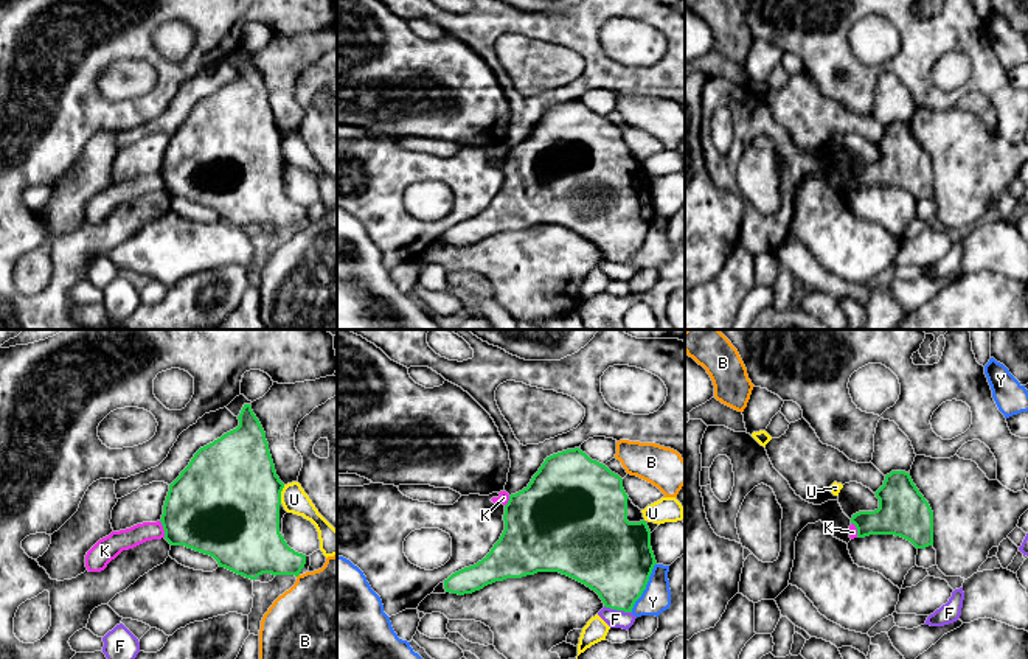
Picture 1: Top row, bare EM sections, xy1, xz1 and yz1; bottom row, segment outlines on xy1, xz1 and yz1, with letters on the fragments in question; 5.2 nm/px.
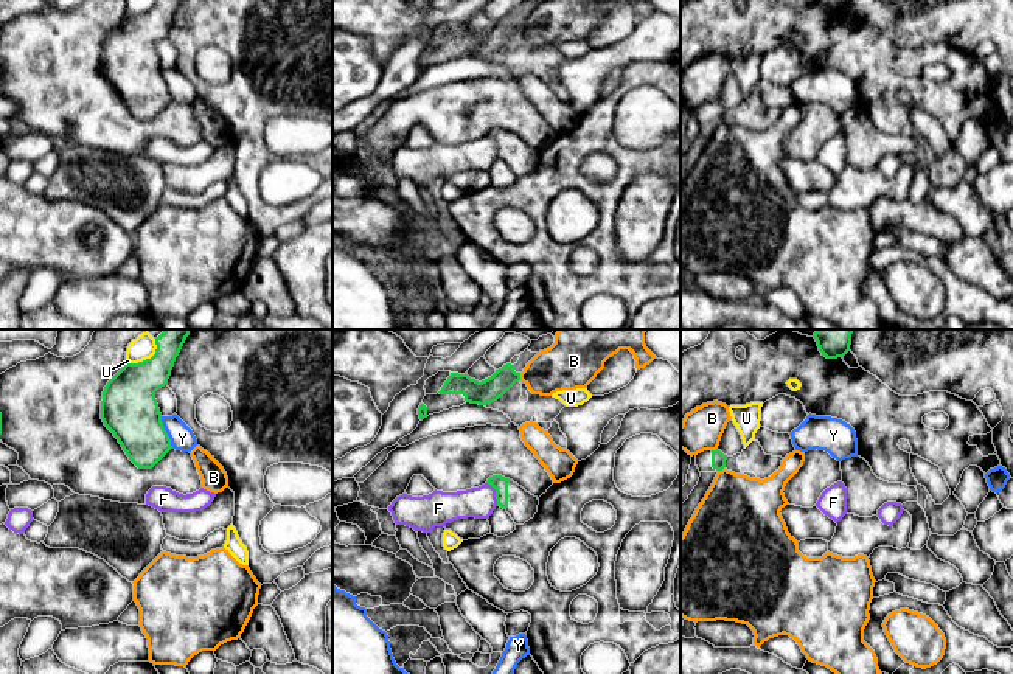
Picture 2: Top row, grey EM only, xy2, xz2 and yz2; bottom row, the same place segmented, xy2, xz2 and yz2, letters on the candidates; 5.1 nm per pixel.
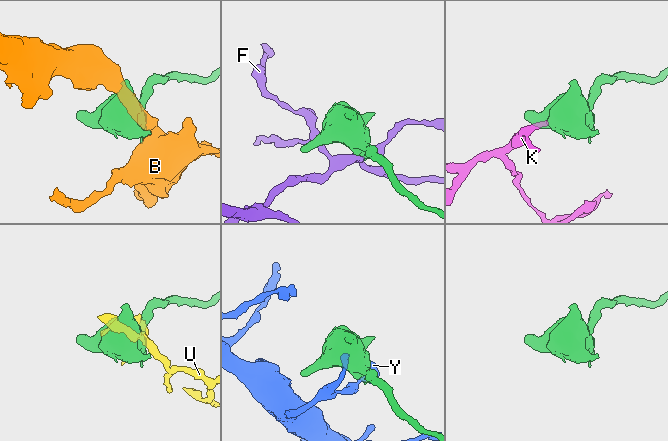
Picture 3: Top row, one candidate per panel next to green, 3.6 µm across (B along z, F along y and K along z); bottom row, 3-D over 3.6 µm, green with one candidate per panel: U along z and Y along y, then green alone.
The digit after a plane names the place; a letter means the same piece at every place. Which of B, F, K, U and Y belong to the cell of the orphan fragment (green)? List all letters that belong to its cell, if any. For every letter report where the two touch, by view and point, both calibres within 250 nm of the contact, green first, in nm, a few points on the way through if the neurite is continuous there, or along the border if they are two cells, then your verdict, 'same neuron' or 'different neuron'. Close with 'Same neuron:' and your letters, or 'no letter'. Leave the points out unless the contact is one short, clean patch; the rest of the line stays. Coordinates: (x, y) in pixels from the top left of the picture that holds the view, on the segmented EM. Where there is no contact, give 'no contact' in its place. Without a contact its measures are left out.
B: meets green in xz2 at (519, 378); 120 nm thick on the green side, 260 nm on the other; border along xz2 (521, 373), (518, 381); different neuron
F: meets green in xz1 at (618, 610); 380 nm thick on the green side, 100 nm on the other; different neuron
K: meets green in xy1 at (163, 529); 440 nm thick on the green side, 110 nm on the other; border along xy1 (159, 521), (165, 536); different neuron
U: meets green in xy2 at (146, 359); 280 nm thick on the green side, 120 nm on the other; different neuron
Y: meets green in xz1 at (645, 588); 400 nm thick on the green side, 150 nm on the other; border along xz1 (656, 563), (646, 588), (631, 611); different neuron
Same neuron: no letter

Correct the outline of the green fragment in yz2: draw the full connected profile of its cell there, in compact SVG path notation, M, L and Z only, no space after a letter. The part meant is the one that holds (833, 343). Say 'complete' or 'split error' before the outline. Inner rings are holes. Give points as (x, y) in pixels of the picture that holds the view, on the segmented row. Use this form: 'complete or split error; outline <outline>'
complete; outline M816 329L814 339L827 359L844 357L850 351L853 329Z

